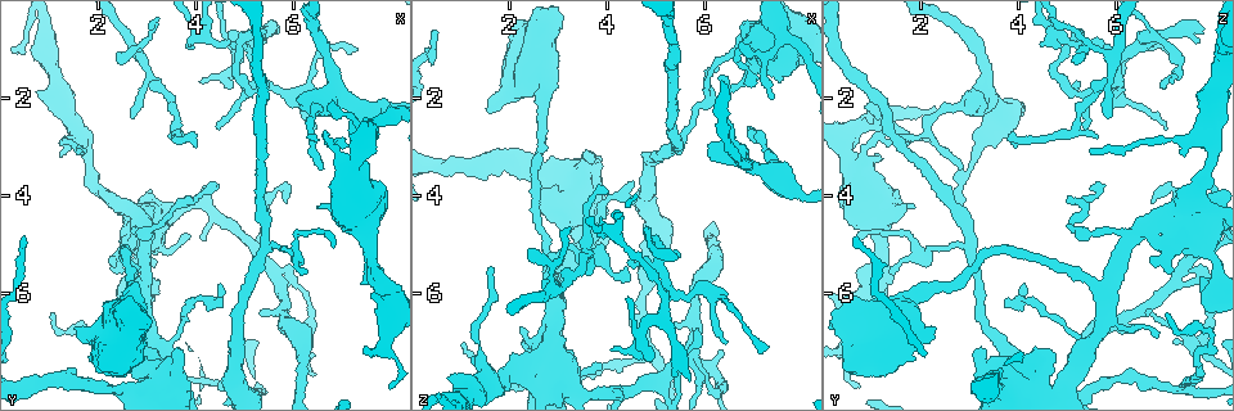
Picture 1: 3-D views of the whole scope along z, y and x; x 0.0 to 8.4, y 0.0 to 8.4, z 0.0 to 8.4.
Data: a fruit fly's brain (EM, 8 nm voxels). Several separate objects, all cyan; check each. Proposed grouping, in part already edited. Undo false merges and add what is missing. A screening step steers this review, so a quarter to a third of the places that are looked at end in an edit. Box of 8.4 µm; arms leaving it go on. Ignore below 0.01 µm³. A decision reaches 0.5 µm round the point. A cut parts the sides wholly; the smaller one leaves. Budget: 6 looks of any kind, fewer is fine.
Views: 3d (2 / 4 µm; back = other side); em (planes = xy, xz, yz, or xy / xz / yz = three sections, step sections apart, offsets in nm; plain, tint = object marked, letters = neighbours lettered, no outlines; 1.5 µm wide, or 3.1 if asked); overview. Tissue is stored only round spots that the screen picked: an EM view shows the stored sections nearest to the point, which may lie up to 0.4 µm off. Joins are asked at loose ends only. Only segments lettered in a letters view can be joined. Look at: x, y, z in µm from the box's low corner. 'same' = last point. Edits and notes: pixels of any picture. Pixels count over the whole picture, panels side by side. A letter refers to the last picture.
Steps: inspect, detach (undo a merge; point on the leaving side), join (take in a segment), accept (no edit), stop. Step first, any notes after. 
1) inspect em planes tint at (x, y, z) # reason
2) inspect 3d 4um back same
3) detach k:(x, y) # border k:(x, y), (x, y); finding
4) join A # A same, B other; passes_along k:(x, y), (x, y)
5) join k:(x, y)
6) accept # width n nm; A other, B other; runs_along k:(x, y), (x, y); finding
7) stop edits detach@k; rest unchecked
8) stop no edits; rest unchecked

inspect 3d 4um at (5.45, 0.60, 5.25)

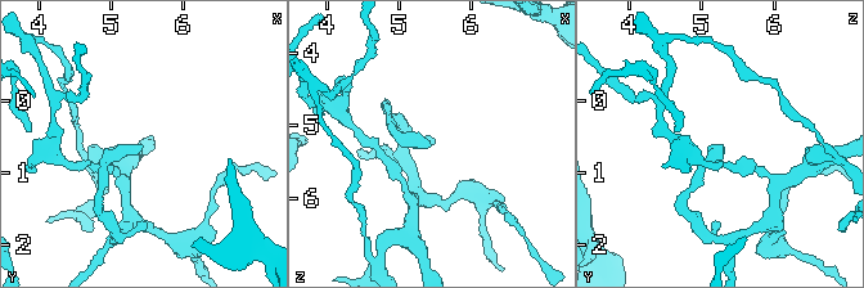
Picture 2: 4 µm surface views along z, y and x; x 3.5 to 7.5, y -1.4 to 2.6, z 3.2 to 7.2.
inspect em xz step 4 letters at (5.45, 0.65, 5.25)

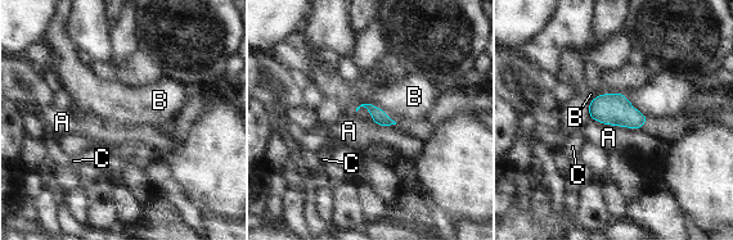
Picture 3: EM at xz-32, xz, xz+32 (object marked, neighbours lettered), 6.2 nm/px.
accept # width 90 nm; A other, B other, C other; border 3:(355, 108), (378, 105), (395, 122); no lettered segment goes on from it

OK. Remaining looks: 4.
inspect 3d 4um at (2.35, 1.20, 5.05) # an open end

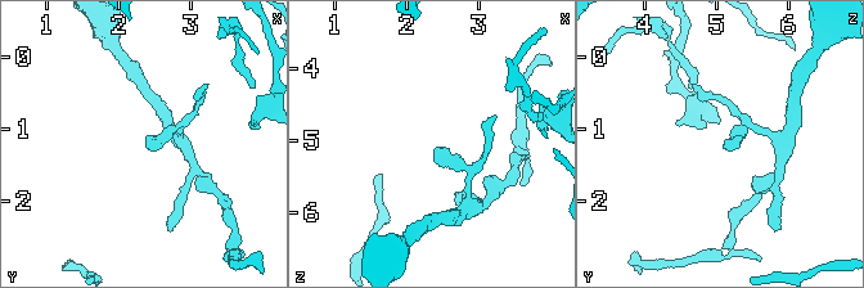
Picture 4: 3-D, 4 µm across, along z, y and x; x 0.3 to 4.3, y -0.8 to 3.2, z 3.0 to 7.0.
inspect em planes letters at (2.40, 1.25, 5.15) # now the EM

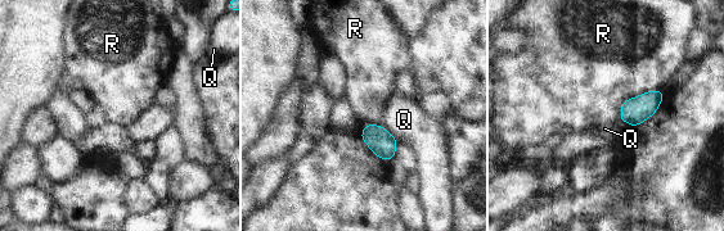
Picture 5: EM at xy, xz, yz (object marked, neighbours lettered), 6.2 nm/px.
accept # longest_contact R 340 nm; Q other, R other; border 5:(664, 90), (628, 98), (617, 118); none of them fits

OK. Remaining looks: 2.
inspect 3d 2um at (5.70, 0.60, 7.80) # an open end

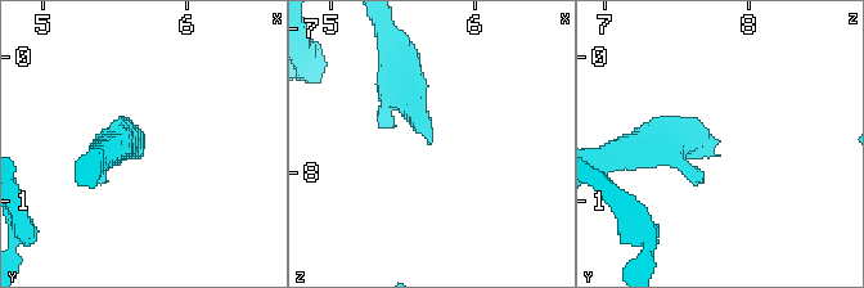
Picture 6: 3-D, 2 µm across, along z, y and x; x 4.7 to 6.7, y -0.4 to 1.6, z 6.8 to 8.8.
inspect em planes letters at (5.68, 0.60, 7.80) # shape alone is not enough

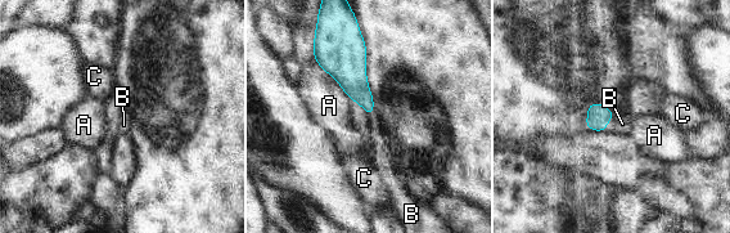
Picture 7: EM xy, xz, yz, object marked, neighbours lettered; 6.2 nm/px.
join B # A other, B same, C other; passes_along 7:(598, 116), (607, 122), (622, 124); the neuron continues

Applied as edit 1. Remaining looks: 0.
stop edits join@7; rest unchecked

